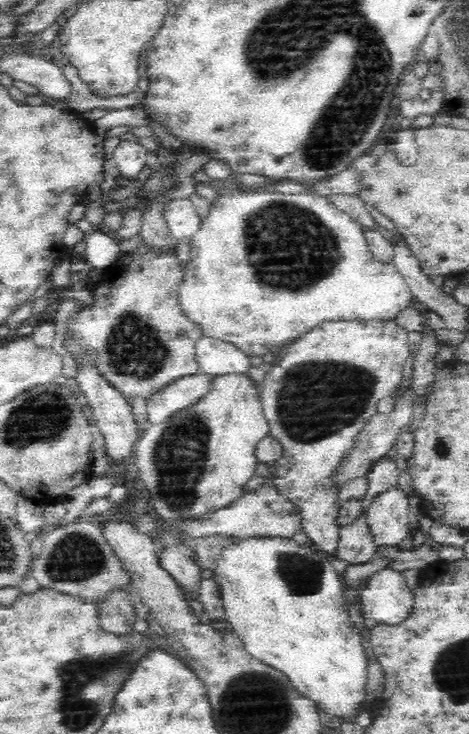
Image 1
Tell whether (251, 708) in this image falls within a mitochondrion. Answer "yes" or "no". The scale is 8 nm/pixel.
yes

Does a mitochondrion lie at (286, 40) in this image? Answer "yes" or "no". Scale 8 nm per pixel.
yes

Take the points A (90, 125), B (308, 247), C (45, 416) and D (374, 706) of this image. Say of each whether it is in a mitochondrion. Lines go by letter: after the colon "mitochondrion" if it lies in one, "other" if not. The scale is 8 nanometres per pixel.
A: other
B: mitochondrion
C: mitochondrion
D: other

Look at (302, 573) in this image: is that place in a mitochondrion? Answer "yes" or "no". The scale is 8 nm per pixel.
yes

